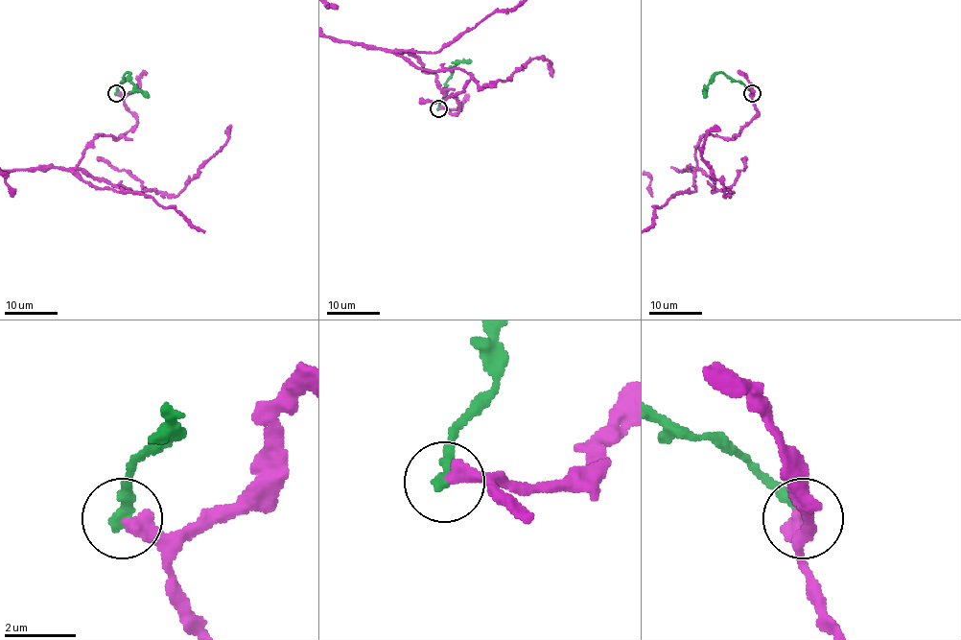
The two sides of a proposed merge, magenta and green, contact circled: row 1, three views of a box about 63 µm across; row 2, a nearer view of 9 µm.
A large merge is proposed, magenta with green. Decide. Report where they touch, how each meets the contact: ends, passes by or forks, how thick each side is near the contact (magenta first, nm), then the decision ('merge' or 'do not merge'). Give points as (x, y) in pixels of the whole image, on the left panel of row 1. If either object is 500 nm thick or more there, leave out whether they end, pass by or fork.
(116, 93) | magenta ends | green ends | 440/380 nm | do not merge

